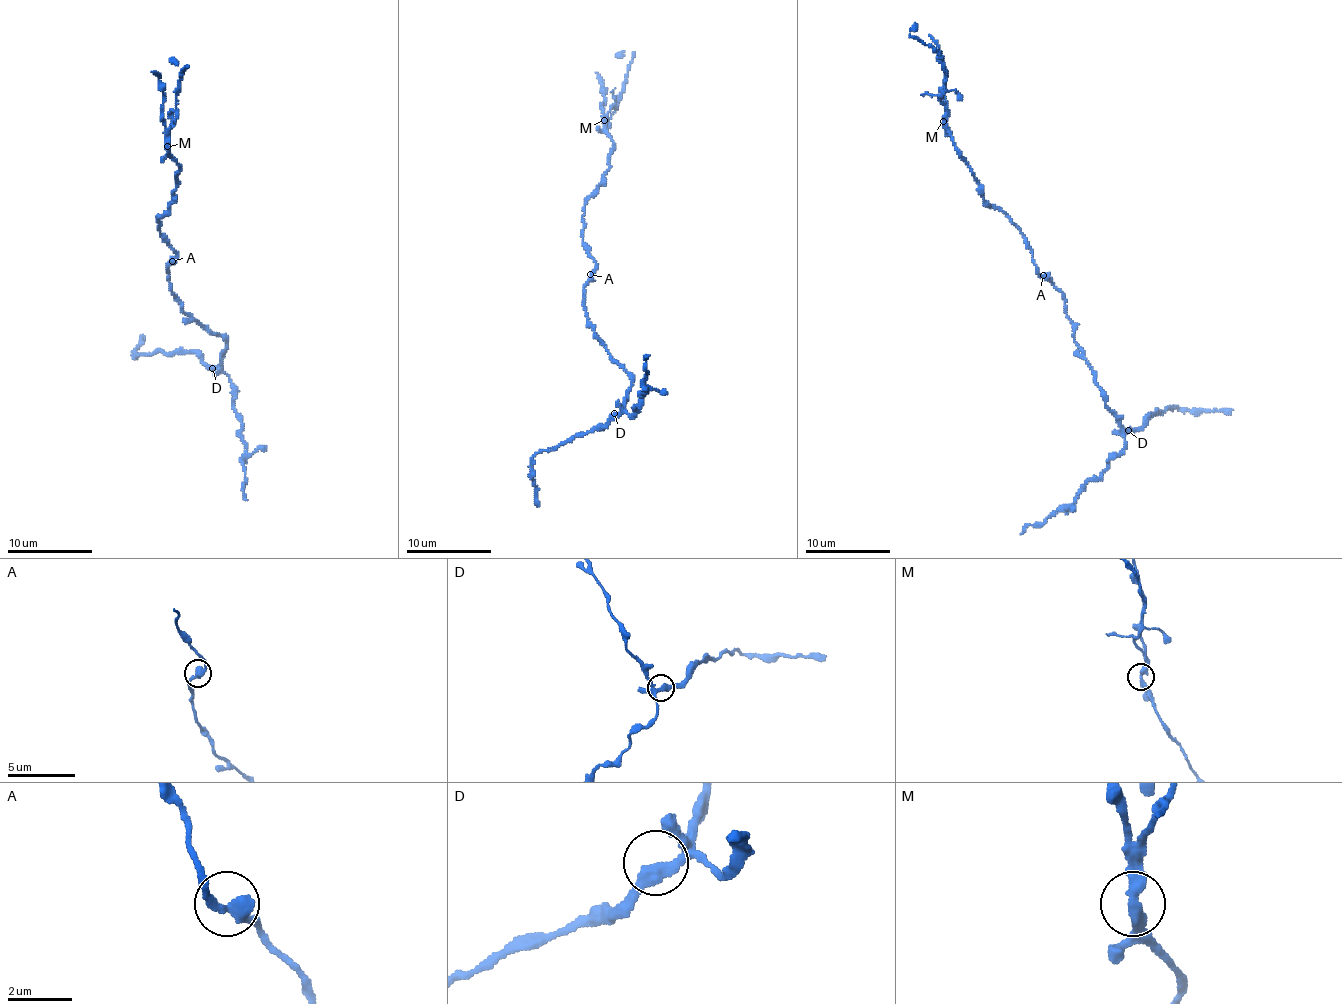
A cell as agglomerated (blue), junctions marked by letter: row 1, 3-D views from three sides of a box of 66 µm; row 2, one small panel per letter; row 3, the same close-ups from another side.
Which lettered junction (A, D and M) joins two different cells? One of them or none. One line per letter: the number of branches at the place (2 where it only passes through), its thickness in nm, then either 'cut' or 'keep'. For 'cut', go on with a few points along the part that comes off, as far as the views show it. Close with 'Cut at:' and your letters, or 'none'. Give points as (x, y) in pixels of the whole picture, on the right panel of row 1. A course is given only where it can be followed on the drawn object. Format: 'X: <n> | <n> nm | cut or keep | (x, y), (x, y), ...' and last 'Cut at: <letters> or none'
A: 2 | 360 nm | keep
D: 2 | 320 nm | keep
M: 2 | 360 nm | cut | (943, 122), (945, 105), (940, 101), (944, 68), (940, 53), (909, 34), (917, 24)
Cut at: M

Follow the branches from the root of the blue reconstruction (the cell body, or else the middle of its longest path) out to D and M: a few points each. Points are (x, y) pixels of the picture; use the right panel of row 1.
D: (1043, 278), (1062, 294), (1064, 311), (1074, 331), (1074, 341), (1103, 392), (1105, 408), (1128, 430)
M: (1043, 278), (1020, 229), (1005, 214), (983, 201), (981, 184), (943, 122)

